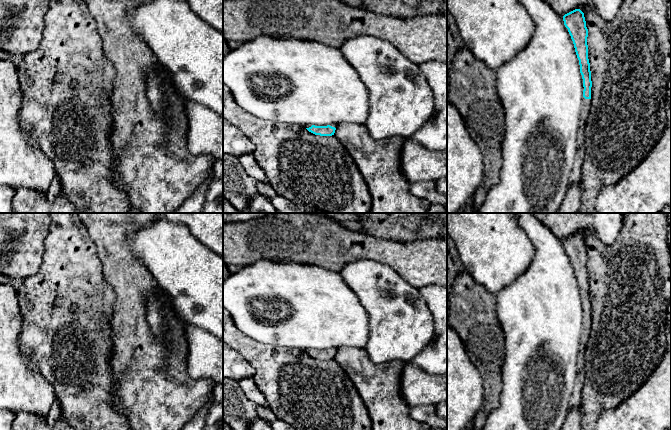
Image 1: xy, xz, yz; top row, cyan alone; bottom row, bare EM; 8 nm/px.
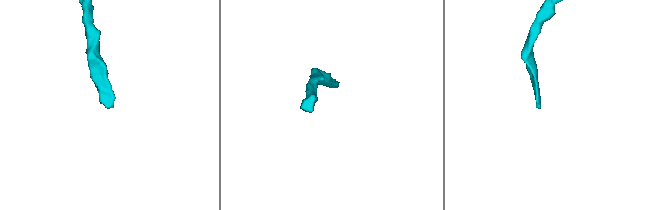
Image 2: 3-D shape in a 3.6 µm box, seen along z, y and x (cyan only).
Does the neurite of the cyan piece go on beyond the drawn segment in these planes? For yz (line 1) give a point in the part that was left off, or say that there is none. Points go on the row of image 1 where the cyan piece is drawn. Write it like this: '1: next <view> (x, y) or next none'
1: next yz (575, 176)

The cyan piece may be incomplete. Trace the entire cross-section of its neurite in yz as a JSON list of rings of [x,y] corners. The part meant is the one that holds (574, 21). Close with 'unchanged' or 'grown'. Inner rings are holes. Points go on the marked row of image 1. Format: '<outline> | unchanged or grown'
[[[575,9],[563,16],[565,27],[571,36],[574,44],[575,52],[579,60],[580,73],[583,79],[583,99],[582,109],[580,112],[580,121],[578,125],[578,133],[580,142],[576,153],[575,161],[572,167],[572,173],[570,176],[570,185],[580,181],[582,173],[582,163],[584,161],[585,149],[583,146],[583,136],[585,126],[588,118],[588,114],[591,106],[591,71],[590,63],[588,59],[588,29],[586,27],[586,21],[584,13],[580,9]]] | grown

